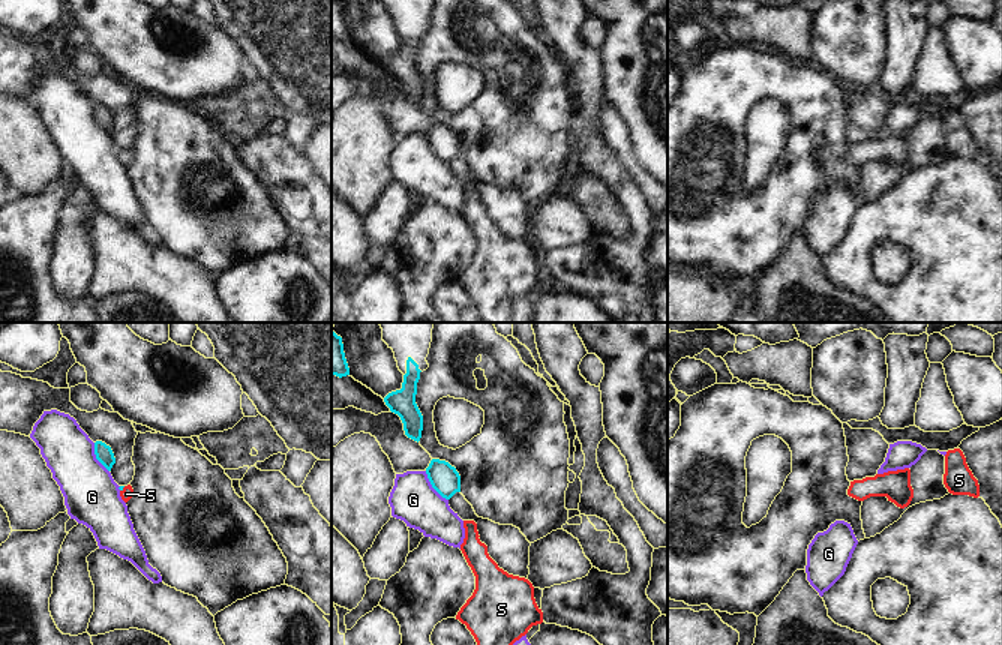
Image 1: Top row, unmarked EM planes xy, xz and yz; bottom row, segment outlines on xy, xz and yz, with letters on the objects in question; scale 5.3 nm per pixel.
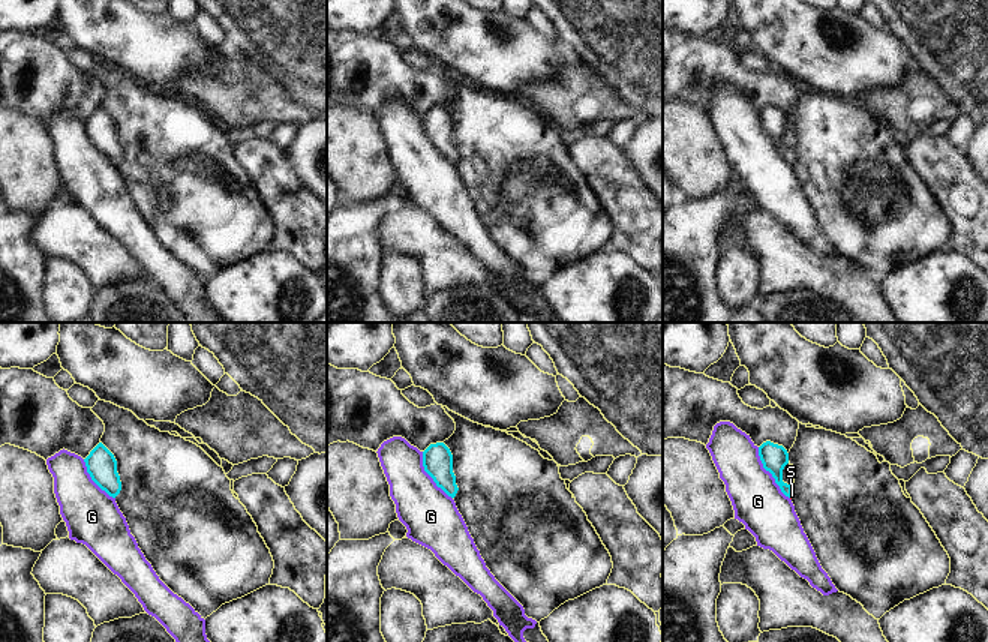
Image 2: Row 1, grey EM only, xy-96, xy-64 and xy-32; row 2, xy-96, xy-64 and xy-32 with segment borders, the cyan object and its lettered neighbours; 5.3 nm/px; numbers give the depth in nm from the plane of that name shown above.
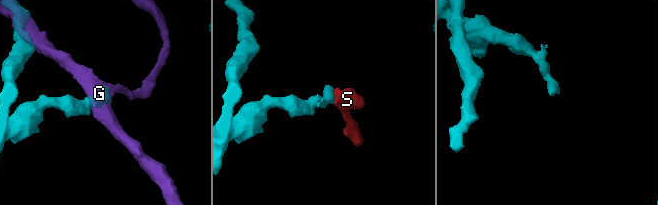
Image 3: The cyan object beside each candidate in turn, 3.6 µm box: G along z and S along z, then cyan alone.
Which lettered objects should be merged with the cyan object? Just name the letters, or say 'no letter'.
S

